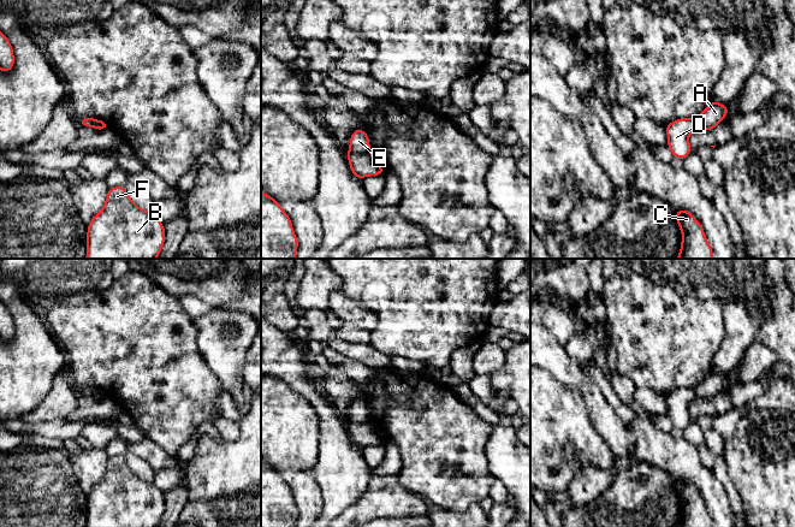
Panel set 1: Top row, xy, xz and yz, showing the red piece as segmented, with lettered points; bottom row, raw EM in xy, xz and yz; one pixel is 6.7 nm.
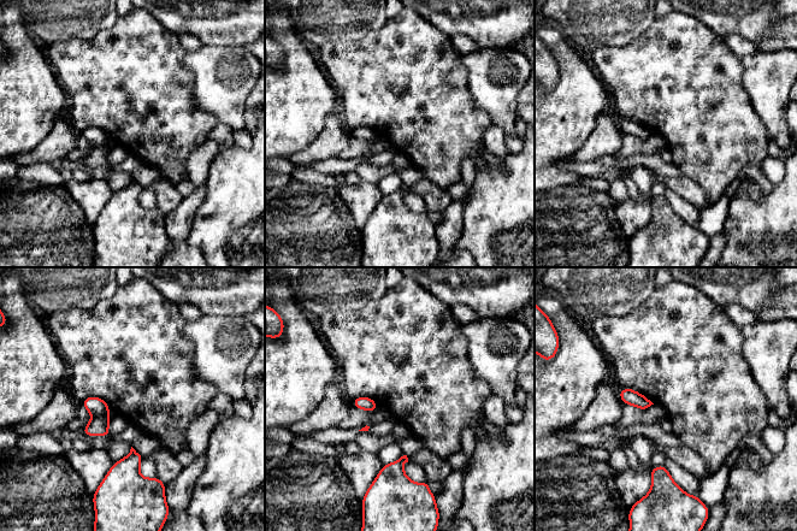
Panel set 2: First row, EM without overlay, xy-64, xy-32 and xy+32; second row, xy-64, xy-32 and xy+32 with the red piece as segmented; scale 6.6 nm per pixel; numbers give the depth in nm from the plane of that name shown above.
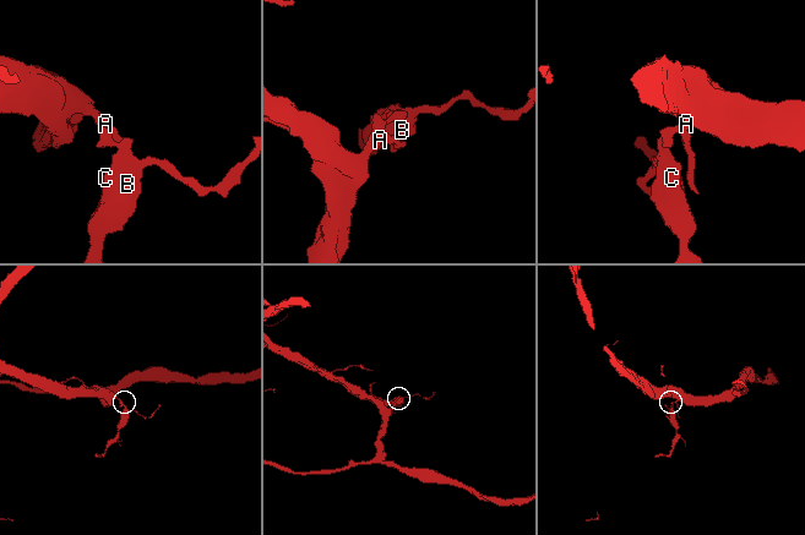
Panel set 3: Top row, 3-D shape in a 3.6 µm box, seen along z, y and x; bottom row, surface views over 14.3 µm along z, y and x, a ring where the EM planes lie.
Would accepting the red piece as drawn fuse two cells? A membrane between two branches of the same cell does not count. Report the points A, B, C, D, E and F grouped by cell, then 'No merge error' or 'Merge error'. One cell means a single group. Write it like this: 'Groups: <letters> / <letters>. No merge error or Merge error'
Groups: A / B C D E F. Merge error

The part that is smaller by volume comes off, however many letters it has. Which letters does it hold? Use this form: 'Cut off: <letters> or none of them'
Cut off: B, C, D, E, F

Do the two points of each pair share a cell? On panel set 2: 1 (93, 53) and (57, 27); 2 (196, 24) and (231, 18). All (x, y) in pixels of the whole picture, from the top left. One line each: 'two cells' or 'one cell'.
1: two cells
2: one cell

